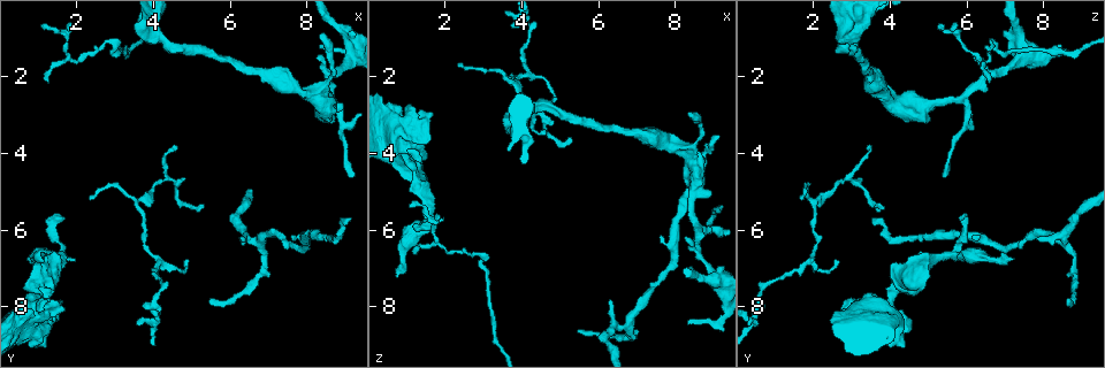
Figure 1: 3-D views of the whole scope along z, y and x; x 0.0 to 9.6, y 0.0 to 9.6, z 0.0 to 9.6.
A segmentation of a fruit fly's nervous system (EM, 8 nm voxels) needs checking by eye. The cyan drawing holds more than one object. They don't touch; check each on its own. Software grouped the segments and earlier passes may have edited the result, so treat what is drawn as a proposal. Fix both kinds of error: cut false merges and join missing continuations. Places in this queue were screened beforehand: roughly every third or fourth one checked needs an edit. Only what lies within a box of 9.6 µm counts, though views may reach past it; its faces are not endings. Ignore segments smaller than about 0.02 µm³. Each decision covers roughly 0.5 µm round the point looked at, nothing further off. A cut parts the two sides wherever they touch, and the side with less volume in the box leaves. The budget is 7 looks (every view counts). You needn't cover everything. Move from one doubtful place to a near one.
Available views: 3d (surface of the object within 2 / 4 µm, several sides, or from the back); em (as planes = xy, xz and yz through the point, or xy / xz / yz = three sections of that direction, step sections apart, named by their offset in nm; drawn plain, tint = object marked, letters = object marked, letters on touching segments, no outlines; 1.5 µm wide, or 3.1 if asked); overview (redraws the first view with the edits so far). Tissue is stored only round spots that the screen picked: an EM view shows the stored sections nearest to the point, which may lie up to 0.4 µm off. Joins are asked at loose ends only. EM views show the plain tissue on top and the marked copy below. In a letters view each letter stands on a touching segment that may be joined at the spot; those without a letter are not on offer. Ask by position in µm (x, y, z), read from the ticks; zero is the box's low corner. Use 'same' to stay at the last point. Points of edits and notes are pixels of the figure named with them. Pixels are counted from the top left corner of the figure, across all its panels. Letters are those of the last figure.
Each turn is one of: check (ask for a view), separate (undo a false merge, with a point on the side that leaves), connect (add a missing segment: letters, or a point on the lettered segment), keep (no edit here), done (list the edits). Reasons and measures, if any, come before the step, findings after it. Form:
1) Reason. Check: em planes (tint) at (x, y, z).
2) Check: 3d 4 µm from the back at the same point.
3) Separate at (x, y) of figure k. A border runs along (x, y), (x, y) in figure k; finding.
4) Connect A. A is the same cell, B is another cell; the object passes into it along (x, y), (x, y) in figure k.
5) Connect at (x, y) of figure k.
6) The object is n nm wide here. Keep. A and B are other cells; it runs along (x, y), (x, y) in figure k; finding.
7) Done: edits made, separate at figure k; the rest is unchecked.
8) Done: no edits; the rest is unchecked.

An open end. Check: em planes (tint) at (9.15, 5.75, 3.65).

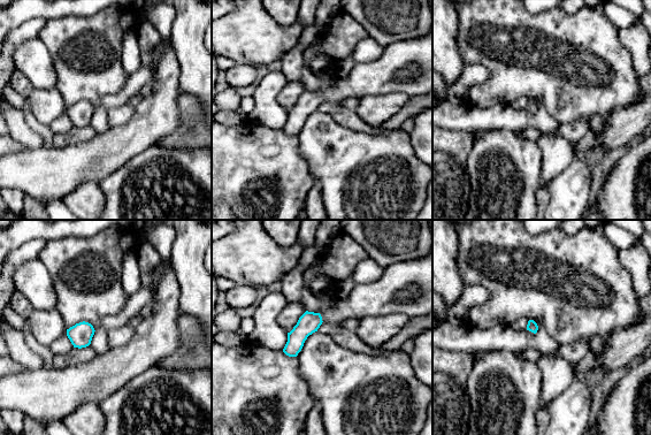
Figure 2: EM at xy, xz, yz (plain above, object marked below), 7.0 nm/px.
Check: em planes (letters) at the same point.

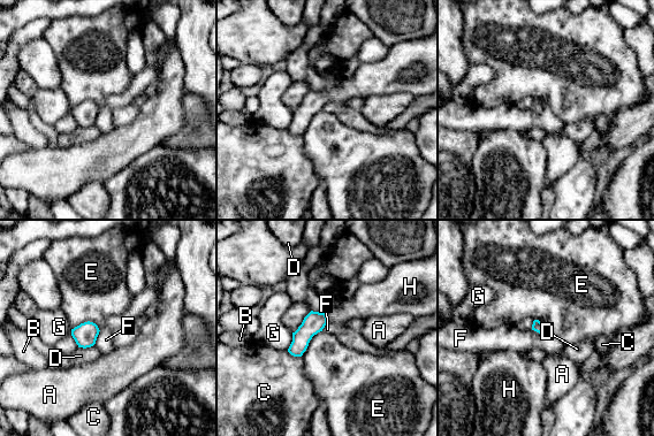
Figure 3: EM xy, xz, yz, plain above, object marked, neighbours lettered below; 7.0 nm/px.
Connect at (359, 306) of figure 3. H is the same cell, A, B, C, D, E, F and G are other cells; the object passes into it along (313, 322), (326, 318), (359, 306) in figure 3; the neuron continues.

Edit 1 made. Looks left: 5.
Thin end. Check: 3d 4 µm at (5.50, 7.80, 8.65).

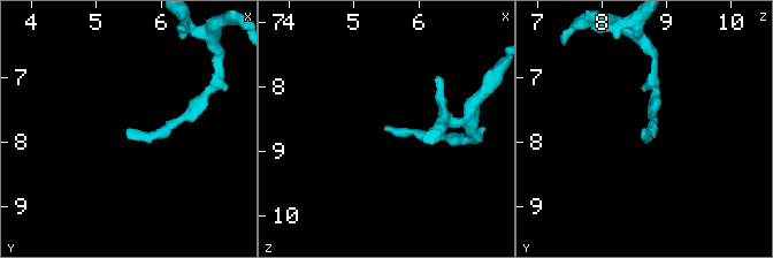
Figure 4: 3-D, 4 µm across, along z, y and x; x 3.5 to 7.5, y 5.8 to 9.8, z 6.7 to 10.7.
Check: em planes (letters) at (5.45, 7.90, 8.60).

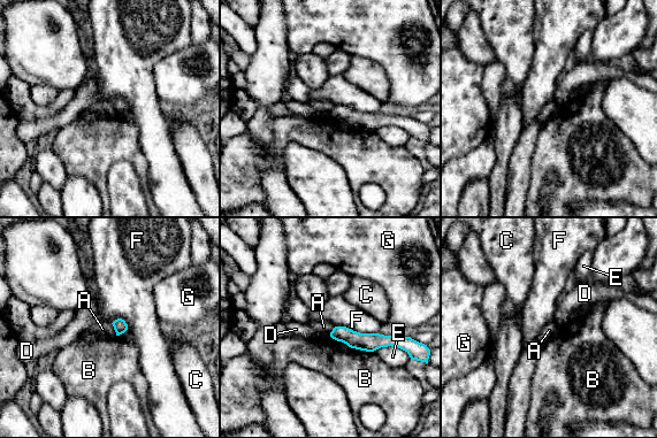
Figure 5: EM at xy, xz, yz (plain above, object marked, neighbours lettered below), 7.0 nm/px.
The object is 90 nm wide here. Keep. A, B, C, D, E, F and G are other cells; a border runs along (111, 323), (116, 335) in figure 5; none of them fits.

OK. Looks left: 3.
Free end. Check: em yz step 4 (letters) at (0.75, 6.80, 7.25).

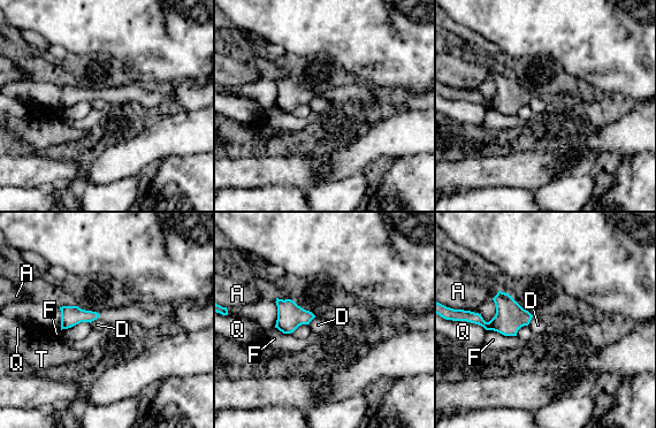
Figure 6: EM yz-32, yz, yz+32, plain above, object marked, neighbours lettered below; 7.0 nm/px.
Keep. A, D, F, Q and T are other cells; a border runs along (533, 316), (527, 325) in figure 6; no lettered segment goes on from it.

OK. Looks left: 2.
Done: edits made, connect at figure 3; the rest is unchecked.

